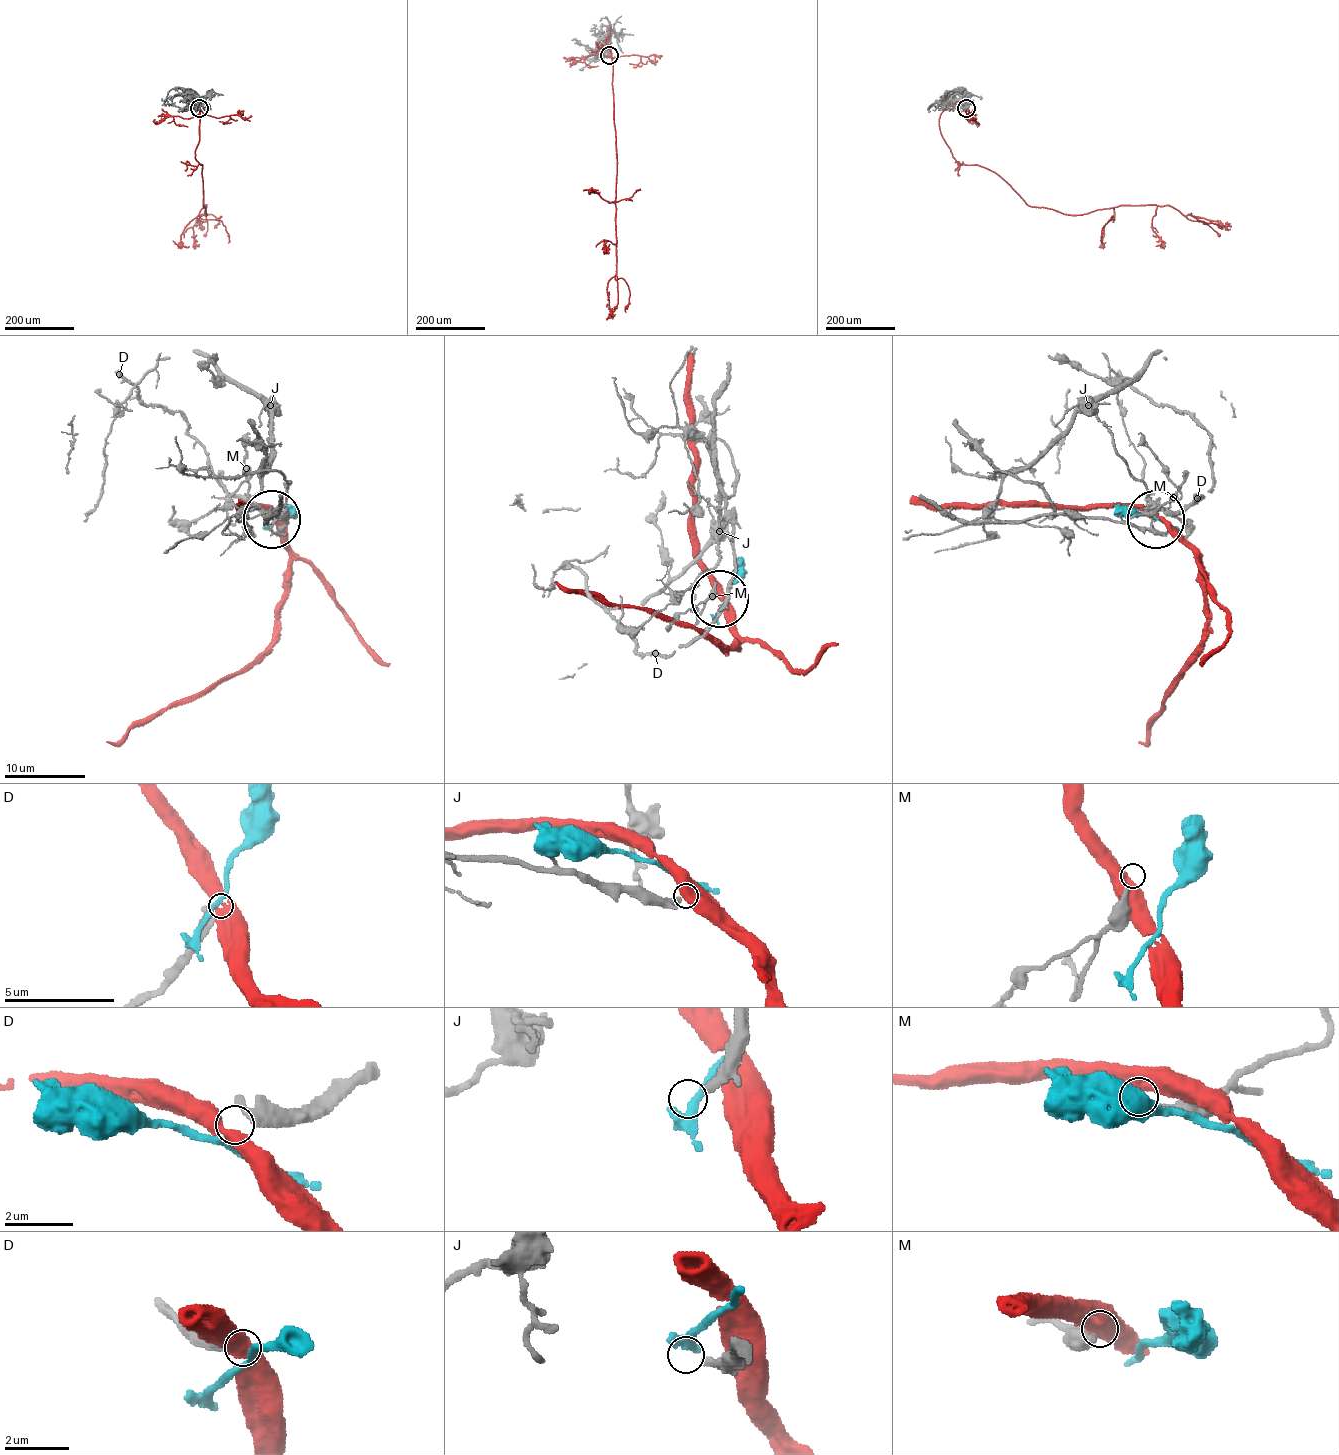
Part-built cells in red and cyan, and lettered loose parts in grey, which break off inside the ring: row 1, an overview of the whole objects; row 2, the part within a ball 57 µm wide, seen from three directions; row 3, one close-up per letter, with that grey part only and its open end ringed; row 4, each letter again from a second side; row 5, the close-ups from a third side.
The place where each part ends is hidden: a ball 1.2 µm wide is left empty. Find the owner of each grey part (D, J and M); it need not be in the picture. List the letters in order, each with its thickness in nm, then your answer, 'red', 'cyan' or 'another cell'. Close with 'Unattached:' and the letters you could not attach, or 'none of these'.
D: 500 nm | another cell
J: 300 nm | another cell
M: 240 nm | another cell
Unattached: D, J, M

